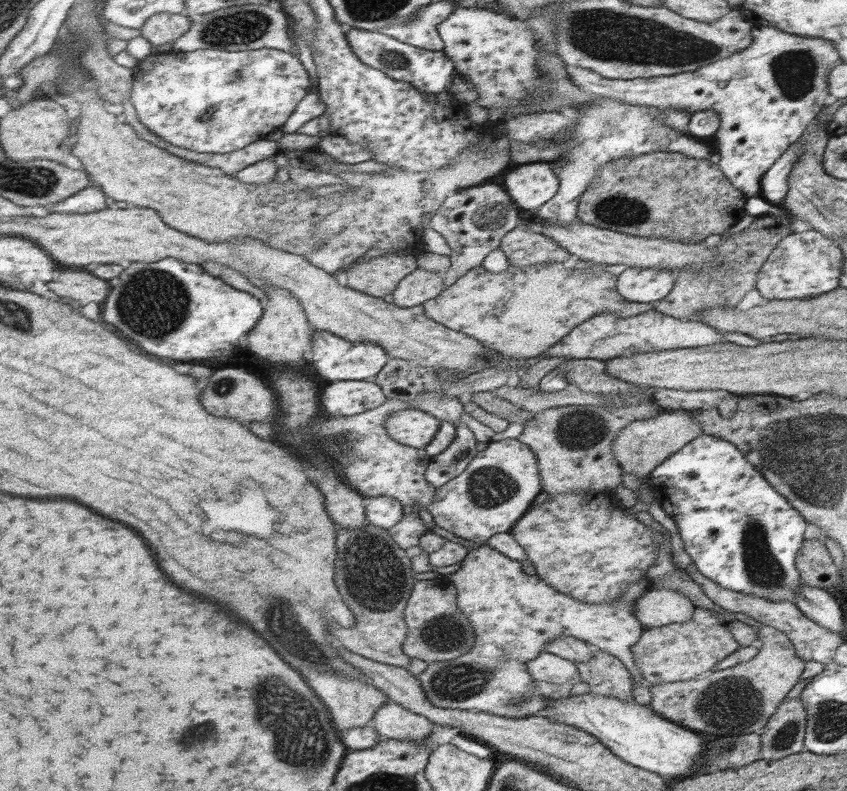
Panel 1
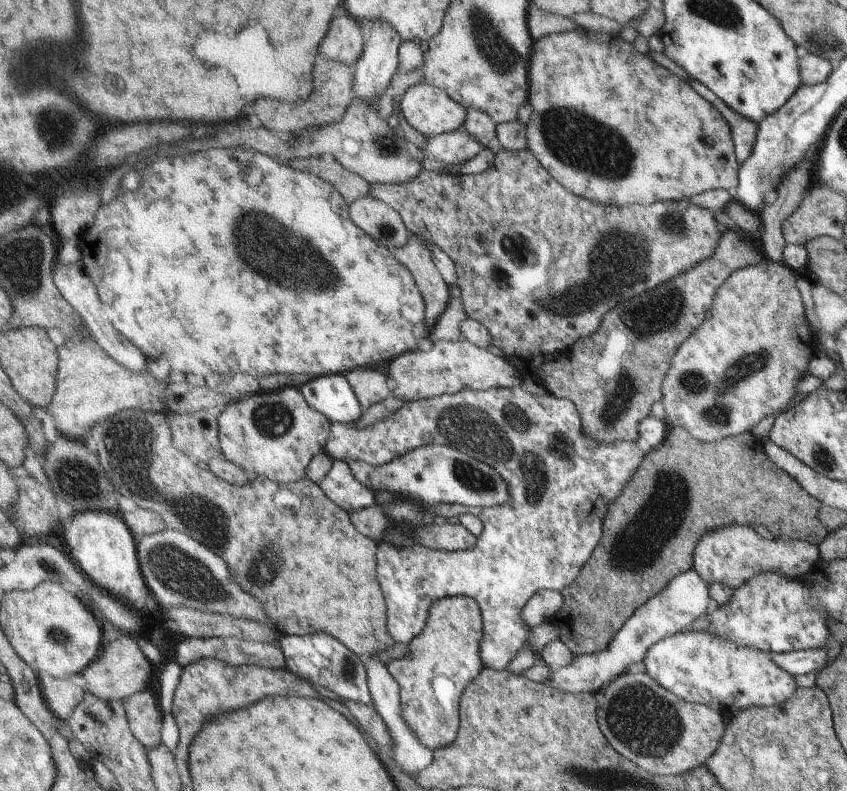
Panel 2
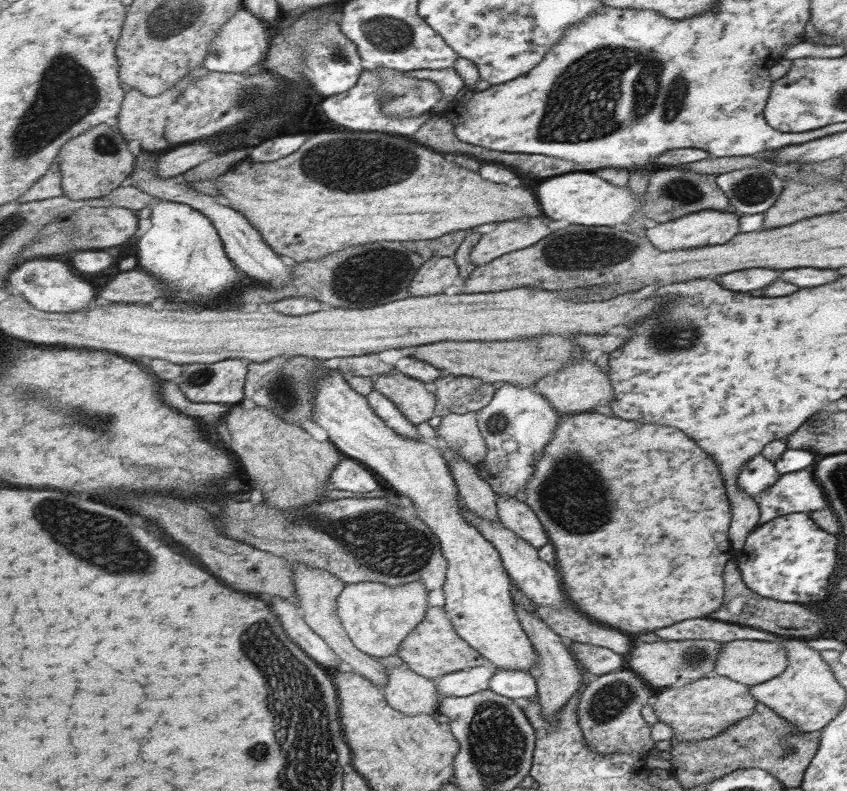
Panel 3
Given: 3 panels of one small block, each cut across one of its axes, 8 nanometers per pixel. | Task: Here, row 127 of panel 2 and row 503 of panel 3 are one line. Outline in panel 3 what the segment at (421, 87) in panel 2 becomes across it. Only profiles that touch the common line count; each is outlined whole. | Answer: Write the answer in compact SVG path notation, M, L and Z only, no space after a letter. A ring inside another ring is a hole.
M338 370L328 372L322 380L318 380L314 403L316 403L316 410L314 410L313 420L327 431L328 439L338 445L349 458L356 459L370 471L376 472L380 478L384 478L396 490L398 496L408 496L414 504L412 512L418 514L422 522L428 523L440 539L442 554L446 560L449 560L449 575L446 577L445 584L446 594L442 597L442 604L445 613L452 619L457 633L497 668L524 670L528 673L533 670L538 664L537 649L517 618L517 611L513 607L512 582L503 566L500 552L466 518L462 510L463 502L457 481L449 469L449 463L442 457L442 449L438 444L398 434L393 427L382 421L373 407L369 405L365 395L358 394Z

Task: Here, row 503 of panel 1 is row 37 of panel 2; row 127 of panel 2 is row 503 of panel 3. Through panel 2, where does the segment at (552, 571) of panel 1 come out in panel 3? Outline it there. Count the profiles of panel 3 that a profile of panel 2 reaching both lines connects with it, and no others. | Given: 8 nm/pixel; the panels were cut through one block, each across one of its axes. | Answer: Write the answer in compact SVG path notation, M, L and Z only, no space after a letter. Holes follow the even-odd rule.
M596 411L580 414L566 414L558 422L558 434L554 433L554 442L546 445L546 458L538 461L538 474L534 474L534 482L526 486L525 502L538 514L545 530L549 534L550 543L555 548L557 573L562 578L565 594L572 600L572 606L582 612L586 618L604 626L631 634L644 634L665 629L672 624L691 619L708 618L708 614L717 613L724 605L724 582L722 570L730 560L730 542L728 542L728 526L732 524L732 506L729 502L725 480L712 456L706 456L694 440L682 434L676 428L656 426L656 424L640 424L634 420L626 420L618 416L606 416Z

